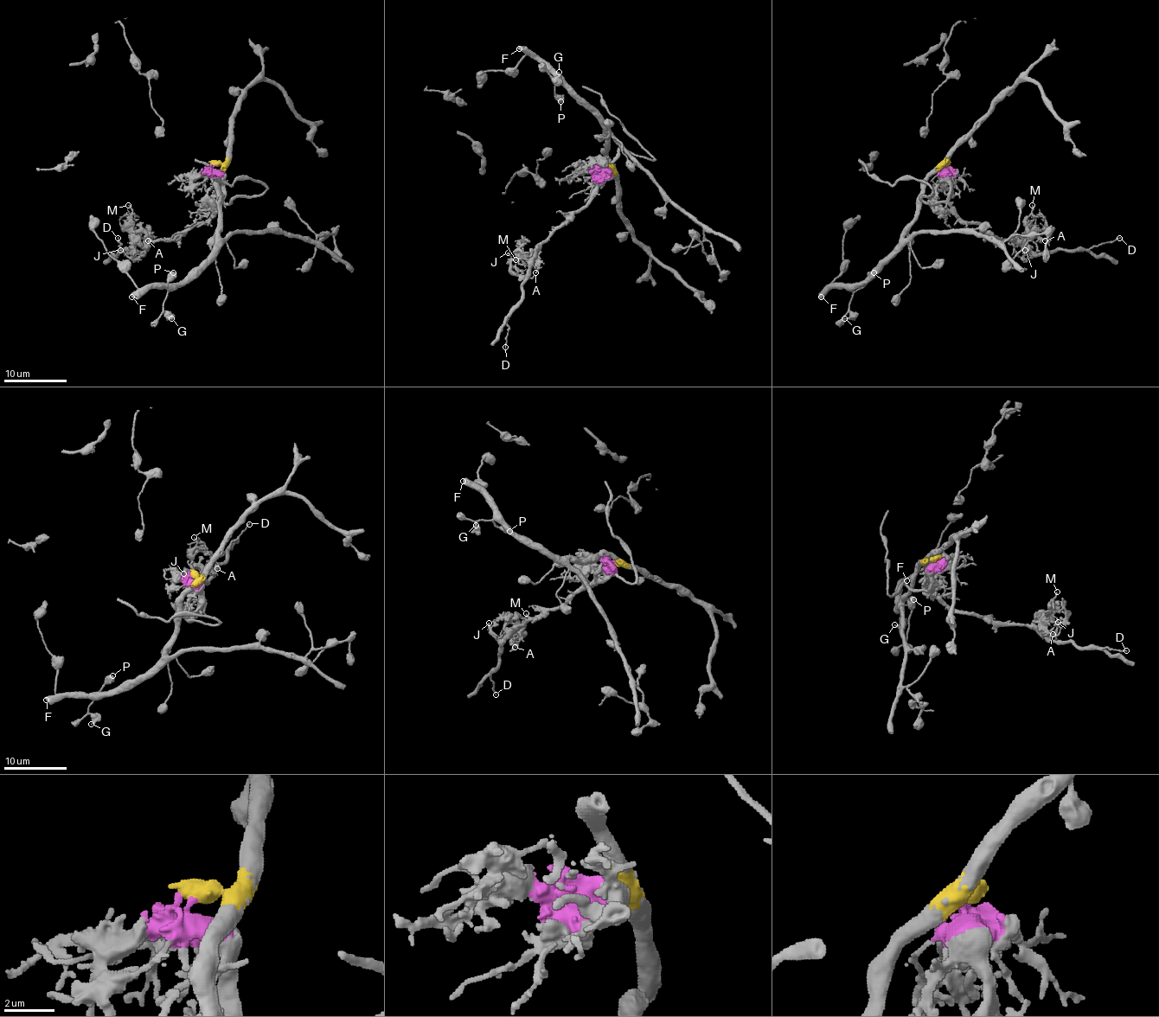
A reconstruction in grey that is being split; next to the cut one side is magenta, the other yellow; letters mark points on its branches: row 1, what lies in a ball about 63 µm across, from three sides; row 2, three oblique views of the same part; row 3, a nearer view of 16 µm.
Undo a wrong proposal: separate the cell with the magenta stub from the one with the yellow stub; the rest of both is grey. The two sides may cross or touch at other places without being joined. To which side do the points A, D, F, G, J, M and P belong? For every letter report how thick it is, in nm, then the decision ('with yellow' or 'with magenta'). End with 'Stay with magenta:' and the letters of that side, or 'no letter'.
A: 240 nm thick; with magenta
D: 170 nm thick; with magenta
F: 480 nm thick; with yellow
G: 280 nm thick; with yellow
J: 150 nm thick; with magenta
M: 180 nm thick; with magenta
P: 650 nm thick; with yellow
Stay with magenta: A, D, J, M

